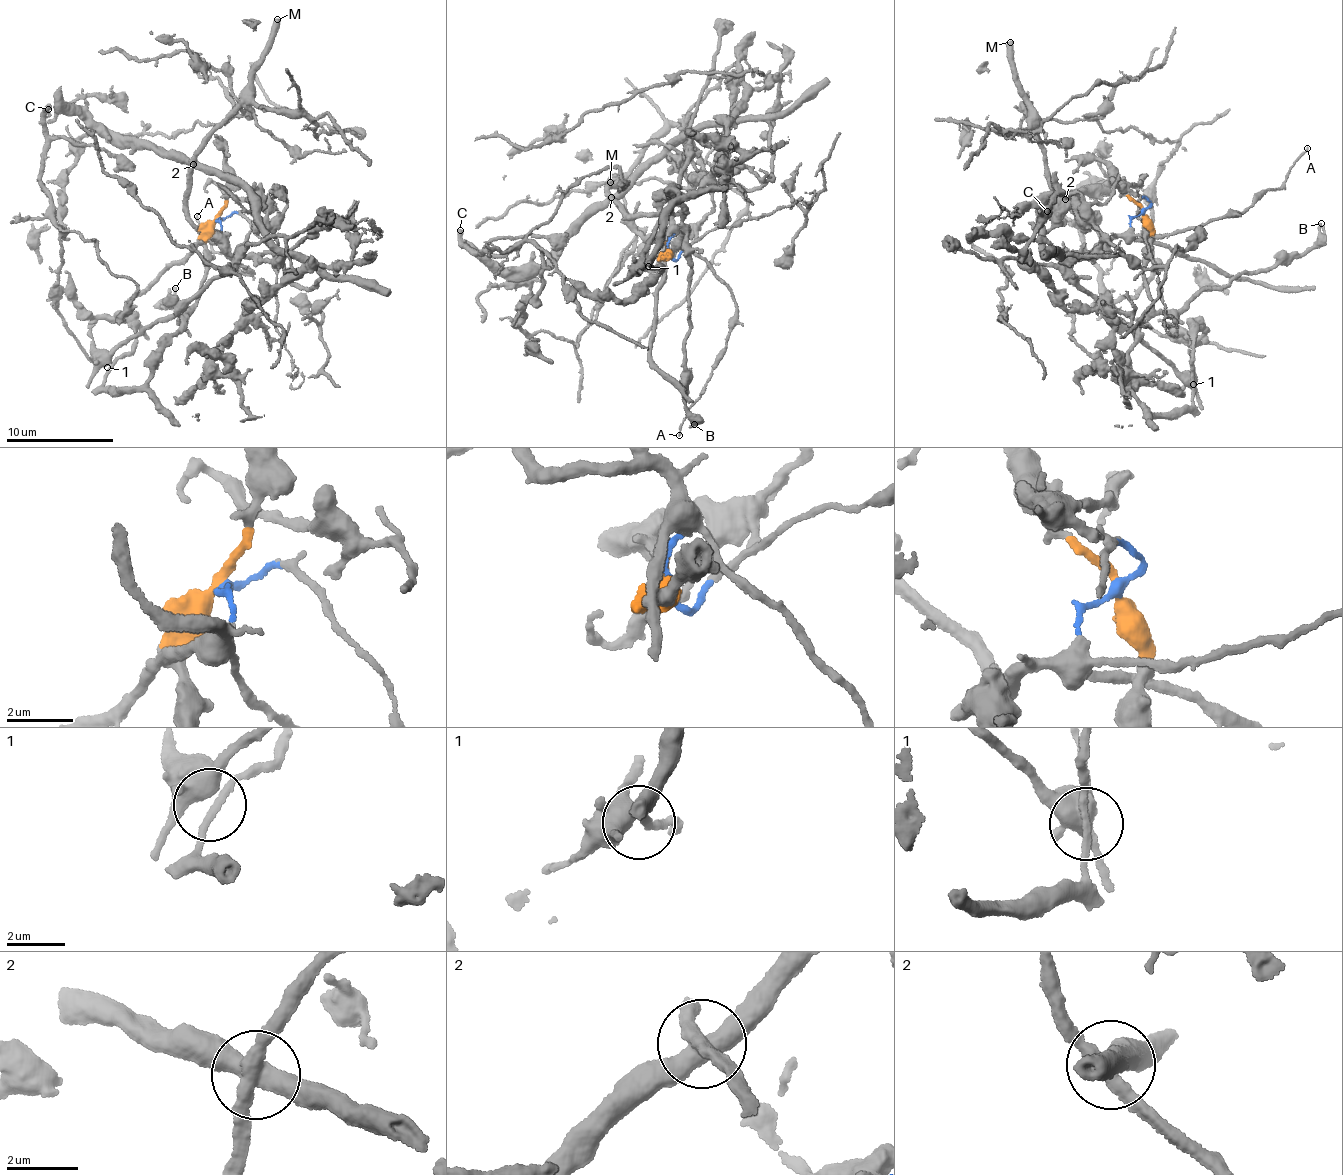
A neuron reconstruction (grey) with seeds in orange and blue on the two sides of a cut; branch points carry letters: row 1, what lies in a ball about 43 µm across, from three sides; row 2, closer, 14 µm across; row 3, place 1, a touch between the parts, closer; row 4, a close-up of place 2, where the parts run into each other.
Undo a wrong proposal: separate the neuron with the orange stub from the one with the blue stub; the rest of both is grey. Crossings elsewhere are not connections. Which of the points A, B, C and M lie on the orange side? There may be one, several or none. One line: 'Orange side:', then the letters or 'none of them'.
Orange side: B, C

